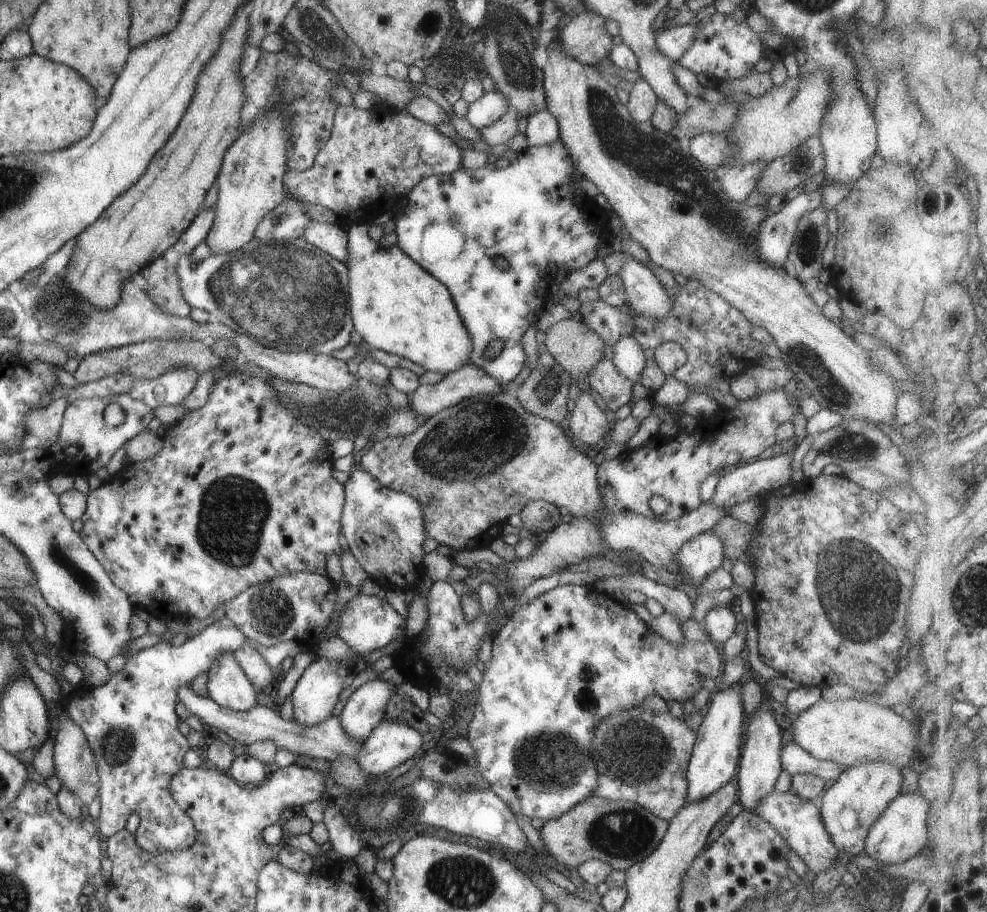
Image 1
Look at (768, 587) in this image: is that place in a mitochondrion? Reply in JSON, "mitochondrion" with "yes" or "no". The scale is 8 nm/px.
{"mitochondrion":"no"}

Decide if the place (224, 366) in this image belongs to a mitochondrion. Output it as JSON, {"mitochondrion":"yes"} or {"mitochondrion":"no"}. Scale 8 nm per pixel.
{"mitochondrion":"no"}

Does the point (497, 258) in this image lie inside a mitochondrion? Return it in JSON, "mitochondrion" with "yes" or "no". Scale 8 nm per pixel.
{"mitochondrion":"no"}

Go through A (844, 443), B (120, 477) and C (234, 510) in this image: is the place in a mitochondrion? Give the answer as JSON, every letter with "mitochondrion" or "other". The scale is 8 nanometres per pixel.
{"A":"mitochondrion","B":"other","C":"mitochondrion"}

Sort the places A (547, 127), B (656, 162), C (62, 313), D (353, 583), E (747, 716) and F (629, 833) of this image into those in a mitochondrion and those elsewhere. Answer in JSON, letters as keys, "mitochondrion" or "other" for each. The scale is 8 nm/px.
{"A":"other","B":"mitochondrion","C":"mitochondrion","D":"other","E":"other","F":"mitochondrion"}

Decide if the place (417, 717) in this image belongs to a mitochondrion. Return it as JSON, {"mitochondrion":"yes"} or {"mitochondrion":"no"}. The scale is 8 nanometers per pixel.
{"mitochondrion":"no"}

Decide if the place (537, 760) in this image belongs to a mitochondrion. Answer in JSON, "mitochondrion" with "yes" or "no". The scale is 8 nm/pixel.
{"mitochondrion":"yes"}

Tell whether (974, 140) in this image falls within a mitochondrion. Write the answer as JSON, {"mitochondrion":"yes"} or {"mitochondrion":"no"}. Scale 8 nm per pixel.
{"mitochondrion":"no"}

